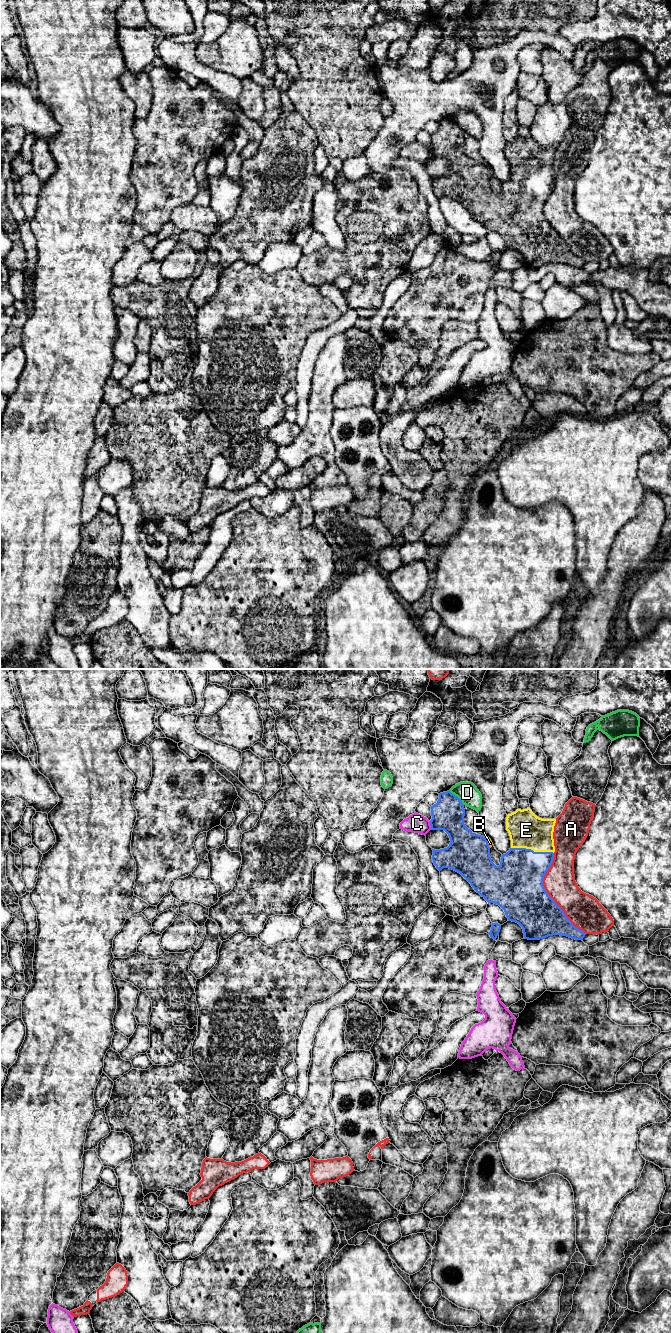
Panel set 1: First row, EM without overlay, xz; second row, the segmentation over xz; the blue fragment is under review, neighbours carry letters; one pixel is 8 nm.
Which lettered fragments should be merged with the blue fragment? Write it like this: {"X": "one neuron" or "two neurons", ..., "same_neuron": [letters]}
{"A": "two neurons", "B": "one neuron", "C": "two neurons", "D": "two neurons", "E": "one neuron", "same_neuron": ["B", "E"]}

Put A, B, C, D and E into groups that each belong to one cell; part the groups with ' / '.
A / B E / C / D

